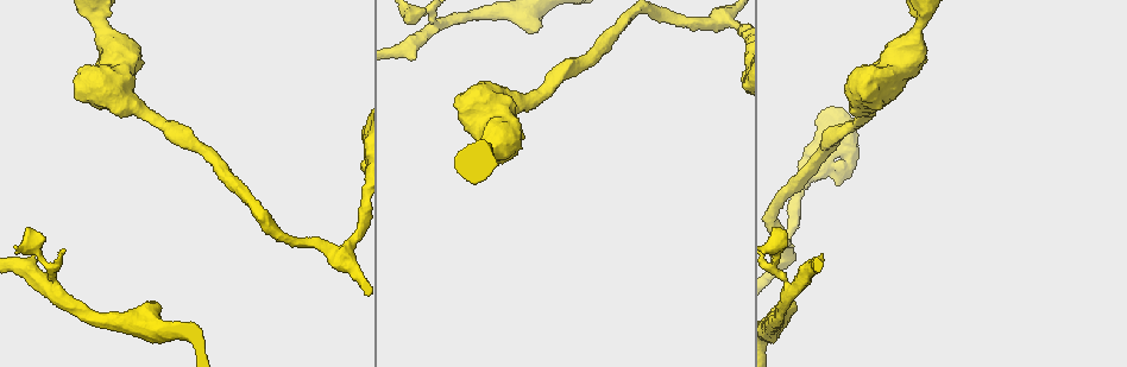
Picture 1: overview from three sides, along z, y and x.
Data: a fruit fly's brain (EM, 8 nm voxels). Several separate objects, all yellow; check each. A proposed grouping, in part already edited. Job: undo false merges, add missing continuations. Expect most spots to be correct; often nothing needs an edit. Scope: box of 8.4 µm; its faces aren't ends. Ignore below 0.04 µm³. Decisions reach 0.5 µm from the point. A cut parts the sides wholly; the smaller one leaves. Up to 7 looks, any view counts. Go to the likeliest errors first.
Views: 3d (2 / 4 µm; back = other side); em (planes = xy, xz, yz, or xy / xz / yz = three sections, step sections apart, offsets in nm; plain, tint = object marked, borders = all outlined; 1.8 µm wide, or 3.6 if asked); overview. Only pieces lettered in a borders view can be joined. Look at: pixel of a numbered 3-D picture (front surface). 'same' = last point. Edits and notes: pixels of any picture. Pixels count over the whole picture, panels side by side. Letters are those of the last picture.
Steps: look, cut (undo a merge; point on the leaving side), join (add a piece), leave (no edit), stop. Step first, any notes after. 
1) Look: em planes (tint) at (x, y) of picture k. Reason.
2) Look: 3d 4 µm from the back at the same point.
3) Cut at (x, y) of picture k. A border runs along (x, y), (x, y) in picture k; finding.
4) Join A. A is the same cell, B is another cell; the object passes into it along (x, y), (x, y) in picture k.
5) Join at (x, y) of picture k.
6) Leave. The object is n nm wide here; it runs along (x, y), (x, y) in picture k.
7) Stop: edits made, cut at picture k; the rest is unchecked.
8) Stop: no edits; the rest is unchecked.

Look: em xz step 8 (tint) at (435, 25) of picture 1. Two arms in line, one across.

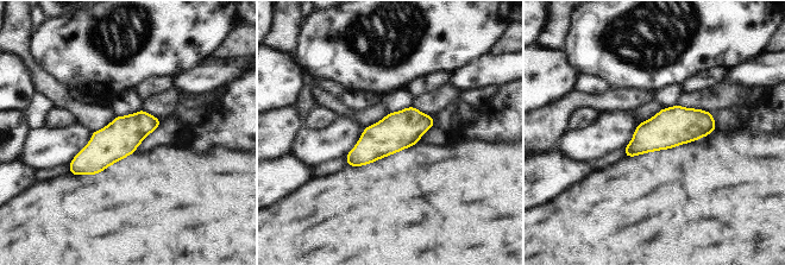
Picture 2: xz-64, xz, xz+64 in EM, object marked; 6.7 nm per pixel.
Look: em planes (borders) at the same point.

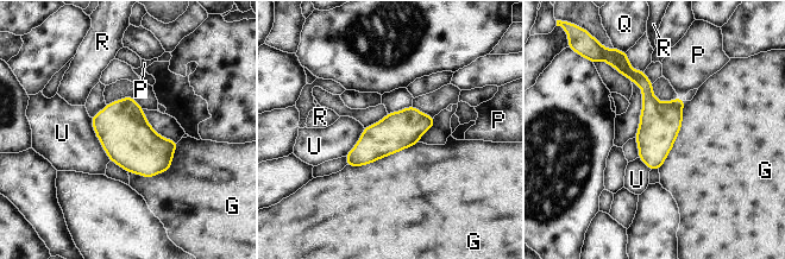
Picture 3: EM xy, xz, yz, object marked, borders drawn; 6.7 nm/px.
Leave. G, P, Q, R and U are other cells; a border runs along (418, 141), (369, 163), (347, 165) in picture 3; all the same neuron.

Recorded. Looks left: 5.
Look: em 3.6 µm yz step 16 (tint) at (794, 304) of picture 1. Stops while still wide.

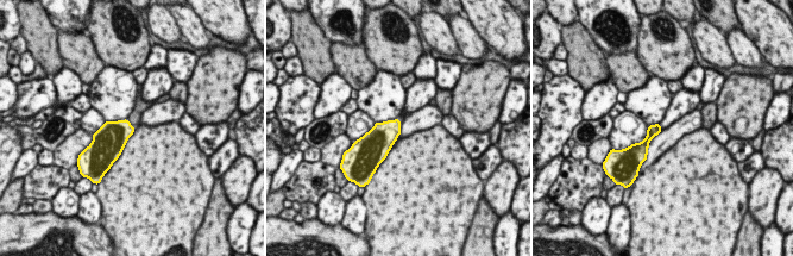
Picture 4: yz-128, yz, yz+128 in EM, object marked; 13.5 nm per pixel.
Look: em 3.6 µm planes (borders) at the same point.

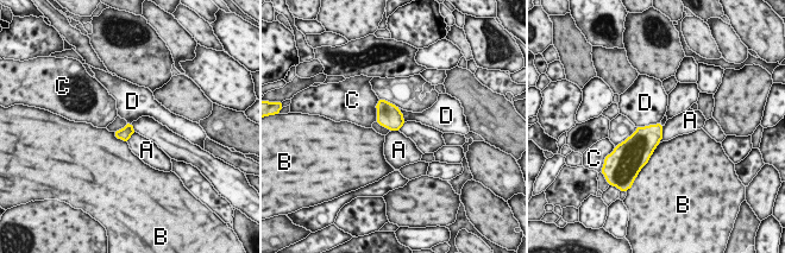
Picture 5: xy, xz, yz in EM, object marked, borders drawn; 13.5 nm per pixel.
Leave. A, B, C and D are other cells; a border runs along (663, 126), (663, 138), (658, 143) in picture 5; no lettered piece goes on from it.

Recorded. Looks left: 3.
Look: em 3.6 µm planes (tint) at (785, 253) of picture 1. A fork.

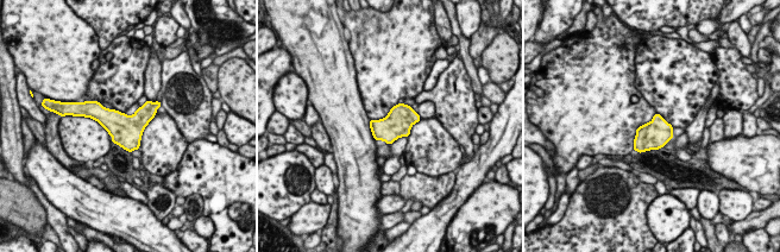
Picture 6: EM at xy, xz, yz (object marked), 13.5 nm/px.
Look: em 3.6 µm planes (borders) at the same point. See the neighbours.

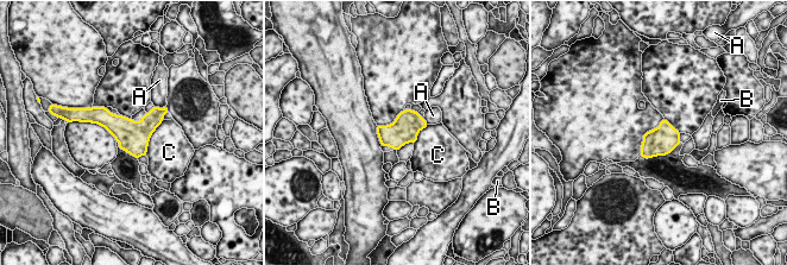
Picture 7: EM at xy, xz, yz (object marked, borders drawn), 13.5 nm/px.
Leave. The object is 360 nm wide here; A, B and C are other cells; a border runs along (163, 119), (152, 132), (144, 155) in picture 7; all the same neuron.

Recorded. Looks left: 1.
Stop: no edits; the rest is unchecked.

